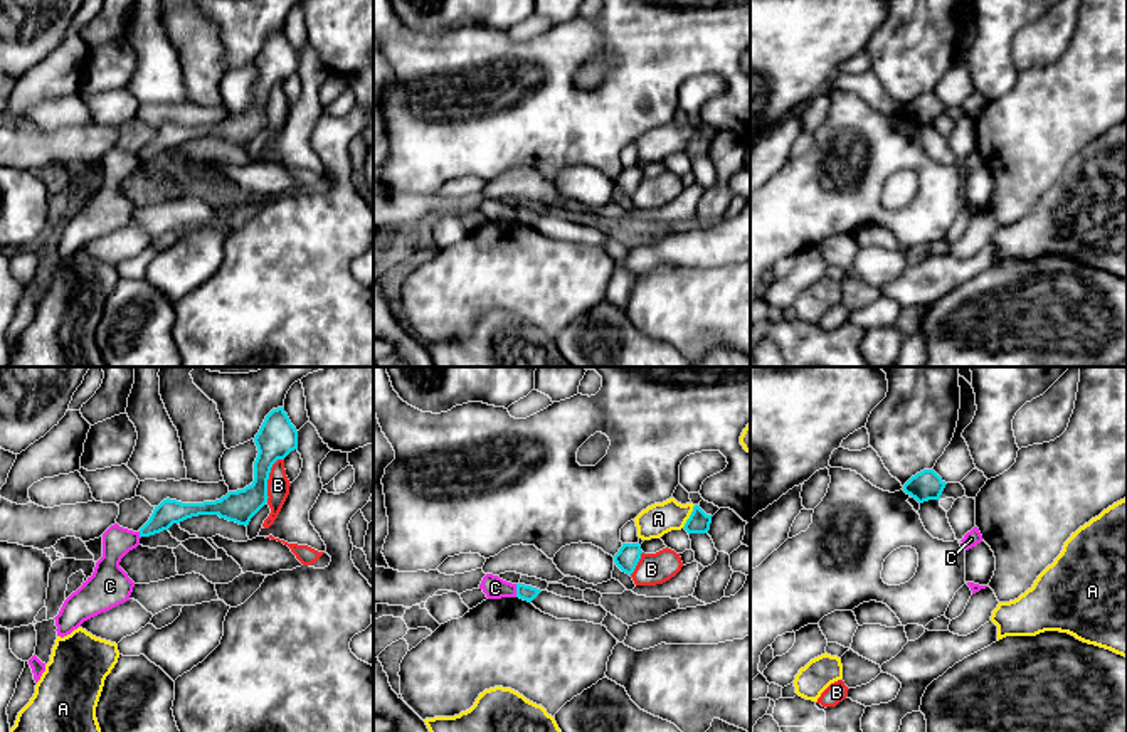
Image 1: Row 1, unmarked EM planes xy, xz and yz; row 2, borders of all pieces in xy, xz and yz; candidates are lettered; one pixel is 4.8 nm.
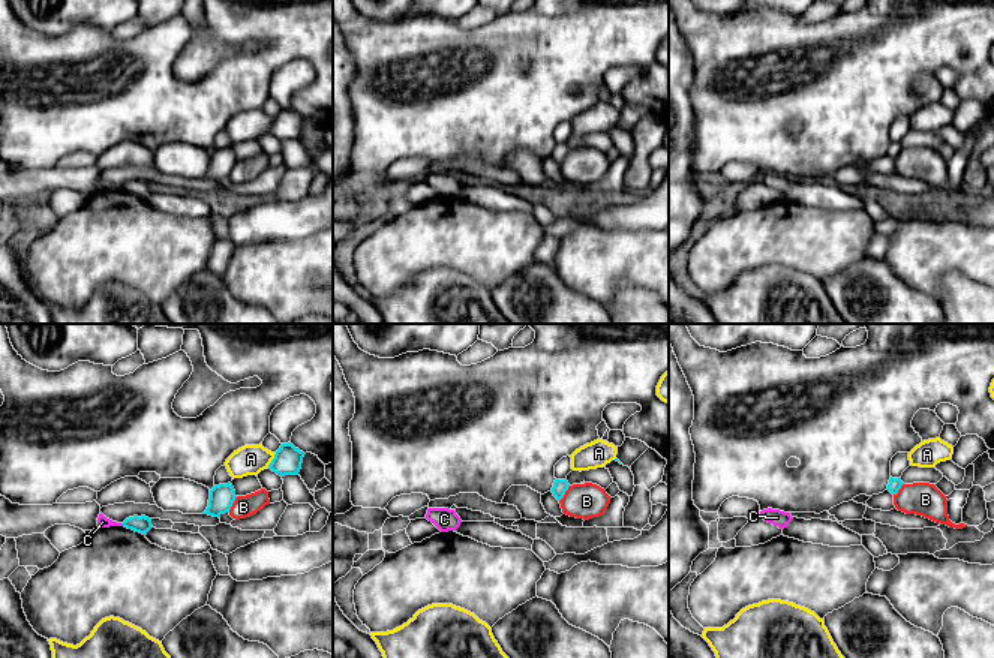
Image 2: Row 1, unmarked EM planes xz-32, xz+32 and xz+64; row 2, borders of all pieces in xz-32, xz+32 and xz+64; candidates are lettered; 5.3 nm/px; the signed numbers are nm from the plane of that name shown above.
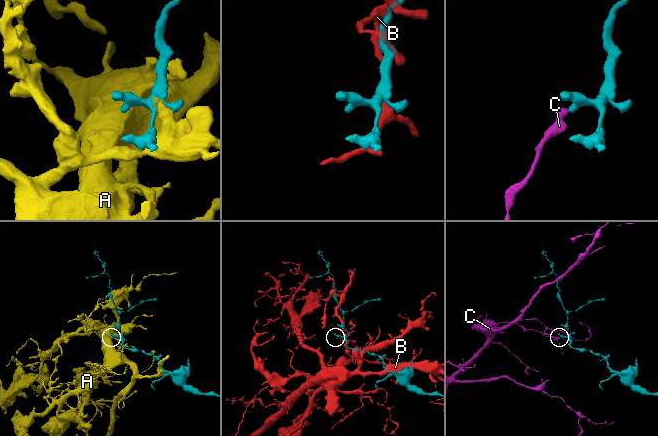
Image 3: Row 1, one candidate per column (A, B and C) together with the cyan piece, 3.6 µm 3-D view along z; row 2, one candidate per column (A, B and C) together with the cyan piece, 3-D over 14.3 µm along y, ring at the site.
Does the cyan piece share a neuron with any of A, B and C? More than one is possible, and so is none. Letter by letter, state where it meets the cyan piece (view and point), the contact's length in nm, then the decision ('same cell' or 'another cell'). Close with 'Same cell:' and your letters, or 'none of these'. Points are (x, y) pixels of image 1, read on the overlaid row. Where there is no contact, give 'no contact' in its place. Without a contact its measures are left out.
A: contact xz (690, 517); length 130 nm; another cell
B: contact xy (268, 478); length 240 nm; another cell
C: contact xz (517, 591); length 60 nm; another cell
Same cell: none of these

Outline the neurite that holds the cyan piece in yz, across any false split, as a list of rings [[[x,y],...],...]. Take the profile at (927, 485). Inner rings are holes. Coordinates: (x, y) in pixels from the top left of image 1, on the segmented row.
[[[923,469],[903,485],[903,491],[918,503],[923,503],[940,500],[945,485],[947,483],[934,469]]]

